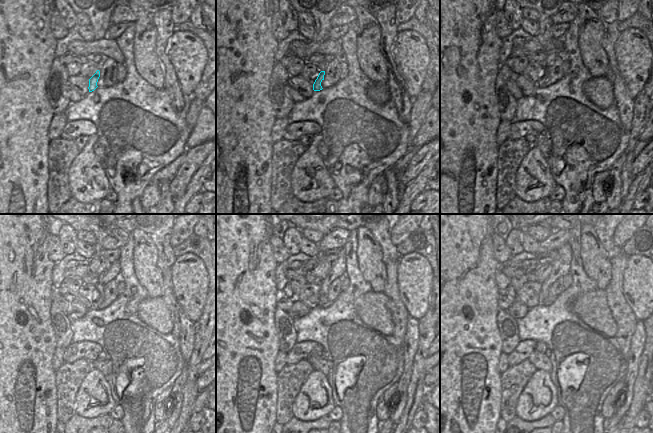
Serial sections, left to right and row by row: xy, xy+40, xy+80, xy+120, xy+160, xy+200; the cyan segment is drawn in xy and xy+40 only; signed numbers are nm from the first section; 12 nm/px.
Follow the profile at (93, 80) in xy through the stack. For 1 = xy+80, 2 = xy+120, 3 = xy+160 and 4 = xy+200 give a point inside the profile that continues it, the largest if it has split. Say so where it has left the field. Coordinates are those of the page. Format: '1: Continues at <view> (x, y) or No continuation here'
1: Continues at xy+80 (544, 77)
2: Continues at xy+120 (113, 270)
3: Continues at xy+160 (338, 266)
4: Continues at xy+200 (560, 267)

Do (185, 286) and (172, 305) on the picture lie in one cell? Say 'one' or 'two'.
two

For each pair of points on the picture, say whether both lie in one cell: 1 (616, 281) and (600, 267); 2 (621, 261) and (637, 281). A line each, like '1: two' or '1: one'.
1: two
2: two

